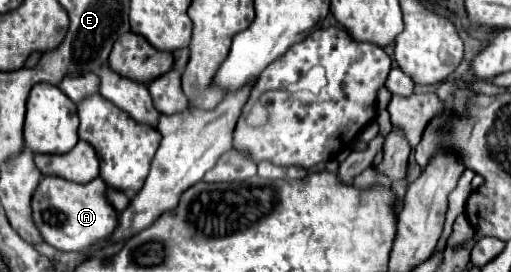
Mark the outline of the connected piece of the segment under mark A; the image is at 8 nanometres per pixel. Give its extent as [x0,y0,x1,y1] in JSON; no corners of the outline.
[31,176,117,252]

